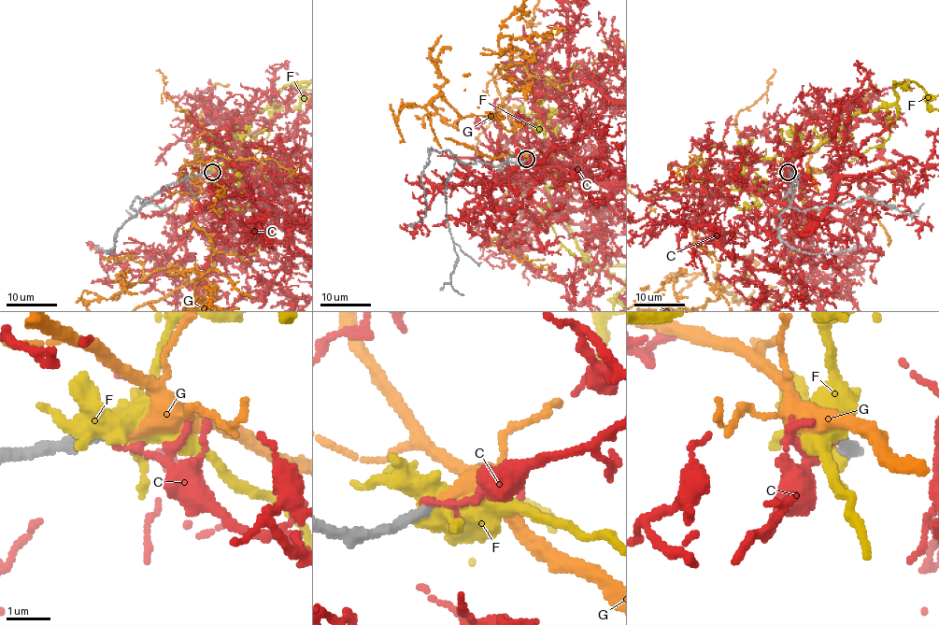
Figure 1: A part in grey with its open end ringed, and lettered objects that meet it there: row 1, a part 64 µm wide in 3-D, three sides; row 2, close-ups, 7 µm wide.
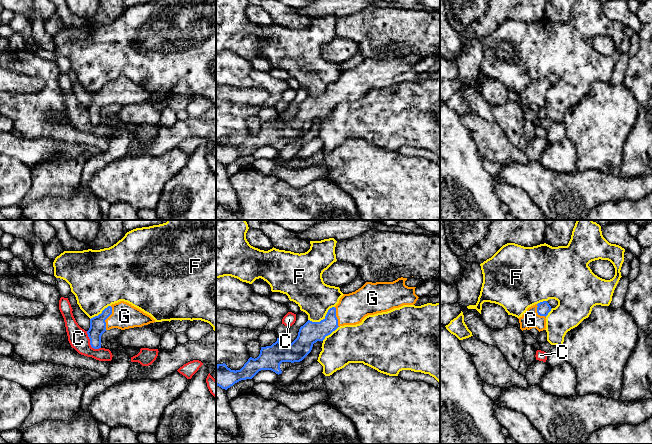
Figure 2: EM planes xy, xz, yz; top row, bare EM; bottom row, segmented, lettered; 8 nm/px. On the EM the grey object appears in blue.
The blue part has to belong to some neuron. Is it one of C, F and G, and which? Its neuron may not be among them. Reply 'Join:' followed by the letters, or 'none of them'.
Join: G

